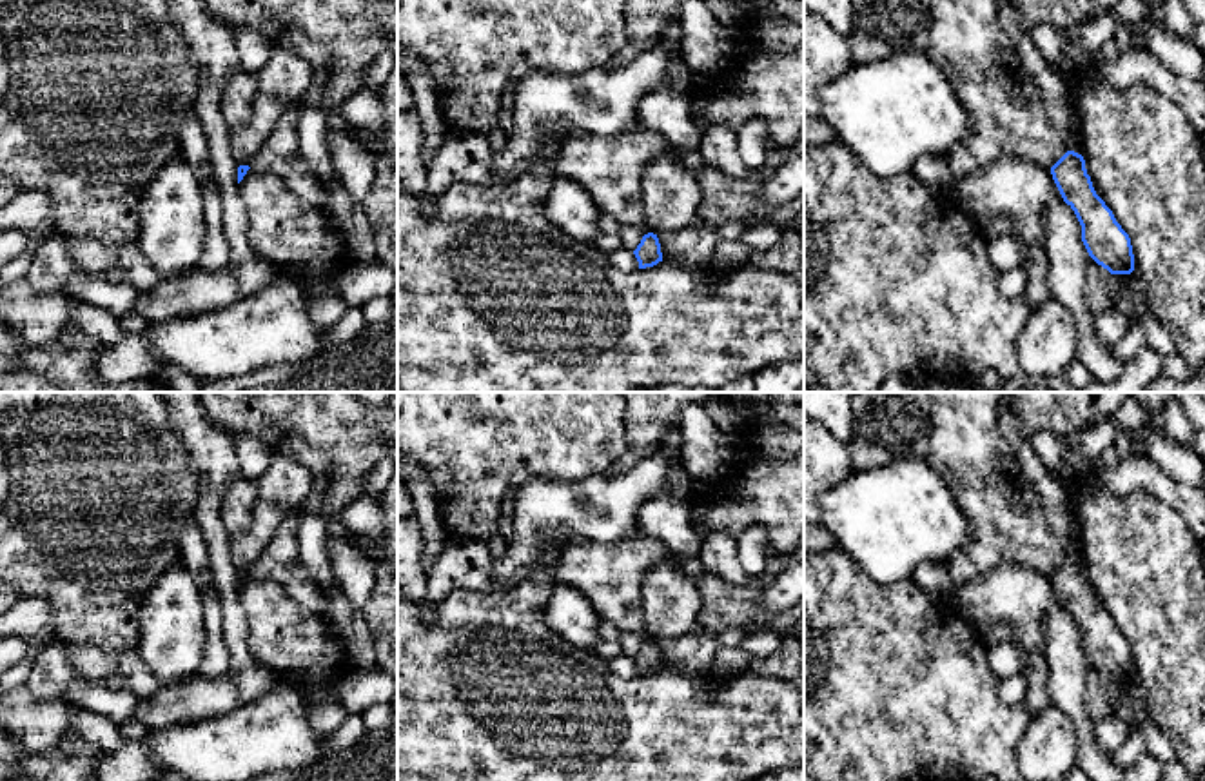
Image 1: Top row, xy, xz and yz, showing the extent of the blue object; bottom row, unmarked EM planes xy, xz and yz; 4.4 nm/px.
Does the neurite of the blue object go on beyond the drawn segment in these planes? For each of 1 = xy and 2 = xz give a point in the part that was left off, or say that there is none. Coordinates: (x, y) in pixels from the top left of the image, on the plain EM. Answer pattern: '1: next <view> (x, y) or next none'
1: next none
2: next none

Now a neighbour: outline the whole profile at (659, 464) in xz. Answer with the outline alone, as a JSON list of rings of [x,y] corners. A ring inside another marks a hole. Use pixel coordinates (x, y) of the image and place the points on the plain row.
[[[659,447],[617,478],[599,472],[573,481],[535,478],[524,483],[515,490],[514,532],[503,556],[490,561],[494,579],[506,581],[535,561],[546,550],[546,530],[570,530],[586,543],[604,545],[639,536],[639,509],[662,496],[671,465]]]

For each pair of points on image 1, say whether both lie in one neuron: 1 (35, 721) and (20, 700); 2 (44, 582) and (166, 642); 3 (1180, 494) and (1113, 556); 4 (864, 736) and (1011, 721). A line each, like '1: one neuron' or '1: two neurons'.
1: one neuron
2: two neurons
3: two neurons
4: one neuron

